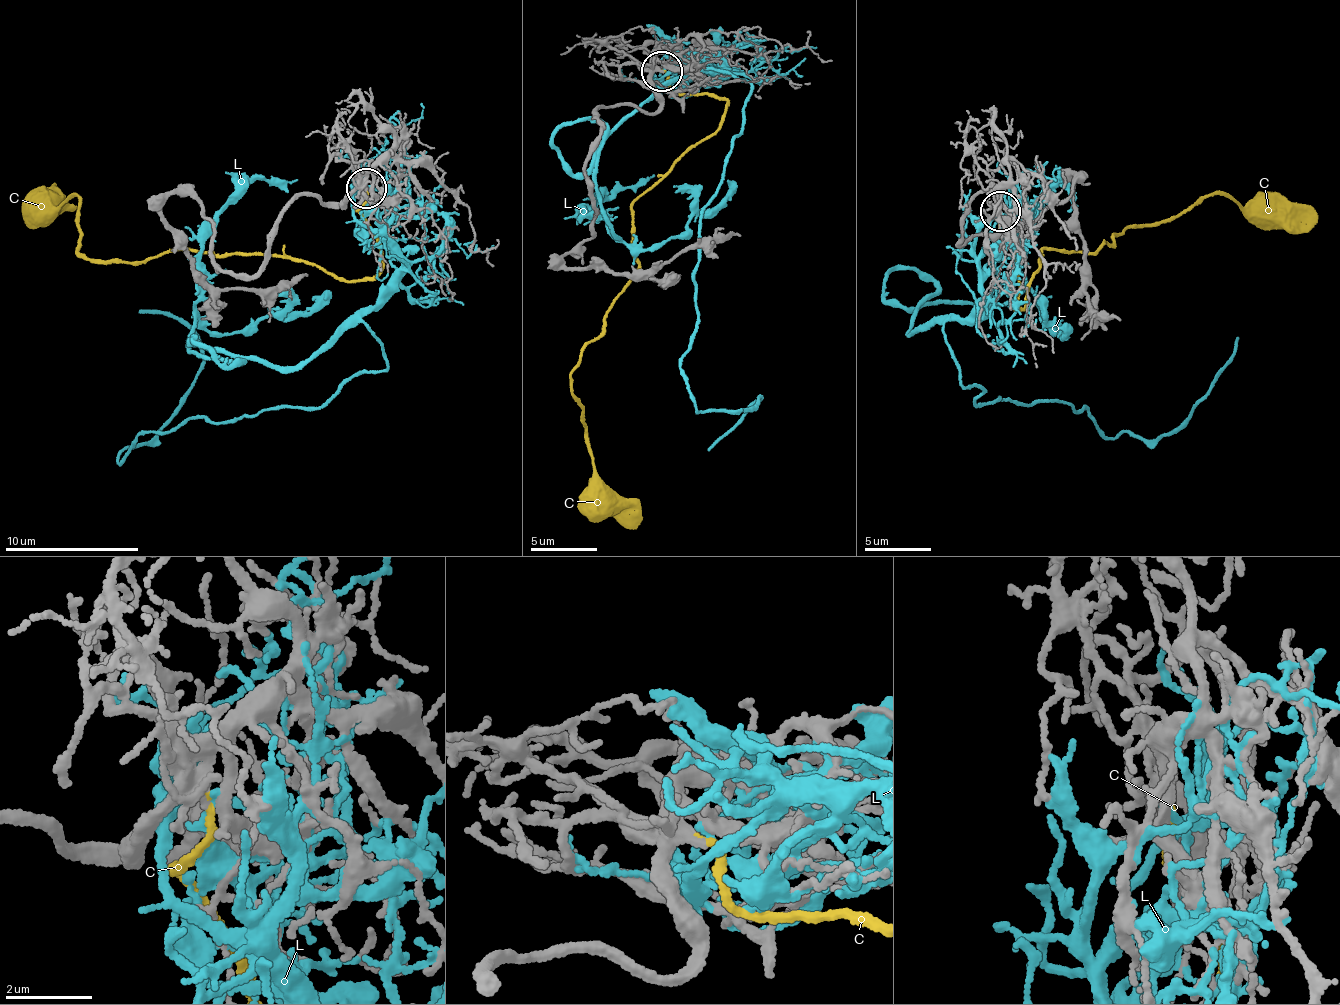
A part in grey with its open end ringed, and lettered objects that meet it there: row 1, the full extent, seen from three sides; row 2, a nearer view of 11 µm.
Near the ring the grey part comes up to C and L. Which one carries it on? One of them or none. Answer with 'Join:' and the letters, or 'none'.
Join: C

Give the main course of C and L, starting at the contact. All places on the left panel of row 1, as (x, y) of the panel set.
C: (366, 188), (356, 213), (380, 270), (353, 280), (240, 255), (88, 257), (74, 249), (81, 199), (45, 207)
L: (368, 186), (400, 257), (364, 321), (387, 366), (318, 406), (196, 415), (120, 463), (202, 353), (139, 309)

